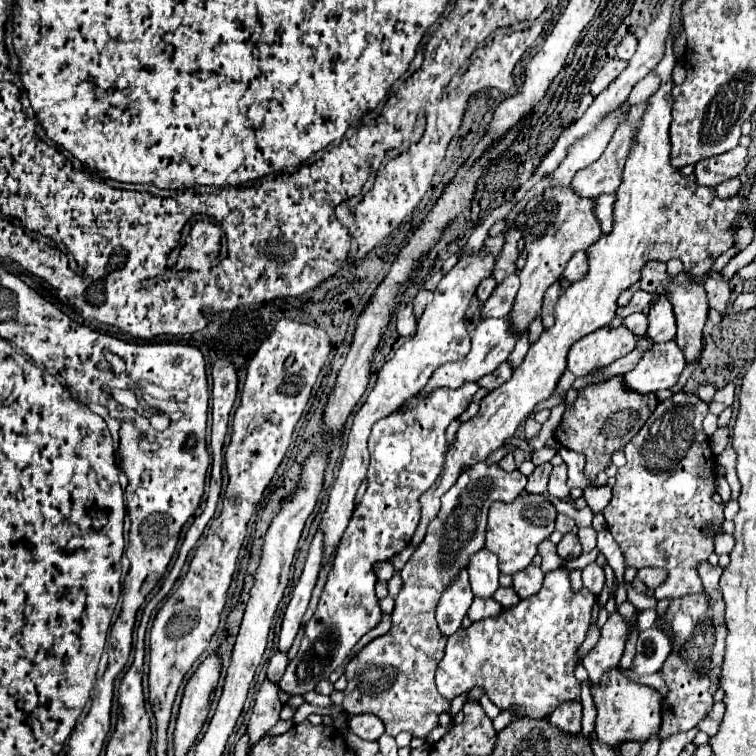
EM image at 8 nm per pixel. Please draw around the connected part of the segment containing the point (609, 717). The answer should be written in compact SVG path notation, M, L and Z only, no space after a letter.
M620 666L610 668L598 684L590 684L590 692L594 698L594 706L598 710L596 716L596 734L604 744L618 744L628 740L646 742L648 736L656 734L660 728L660 712L662 712L662 696L658 690L650 686L642 686L626 678Z

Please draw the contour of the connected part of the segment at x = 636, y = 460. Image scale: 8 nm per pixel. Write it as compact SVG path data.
M678 392L668 400L660 402L650 414L642 430L626 444L626 466L618 468L616 484L612 488L612 500L604 508L606 528L622 548L626 556L626 566L644 568L658 566L668 570L668 580L654 590L656 600L678 598L686 594L696 594L702 590L696 566L714 552L714 538L706 538L700 530L716 520L718 526L724 522L724 504L716 504L712 494L716 492L716 456L708 446L708 436L702 430L702 420L708 414L708 404L696 394Z

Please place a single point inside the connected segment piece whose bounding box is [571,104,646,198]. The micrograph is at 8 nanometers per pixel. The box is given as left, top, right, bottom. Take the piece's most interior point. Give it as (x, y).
(605, 175)

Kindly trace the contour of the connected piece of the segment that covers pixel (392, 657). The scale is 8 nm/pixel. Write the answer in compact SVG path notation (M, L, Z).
M484 462L474 464L466 472L460 474L458 482L442 496L442 508L438 516L430 522L428 532L422 540L422 544L416 548L412 558L406 562L406 566L400 570L400 576L404 580L404 586L400 594L396 596L396 604L392 610L392 628L388 634L374 638L370 644L366 644L354 658L348 658L344 664L346 670L346 680L348 686L344 690L344 710L348 714L364 714L370 712L378 716L384 726L386 734L396 736L400 732L412 732L412 736L426 738L426 734L438 724L438 716L442 712L450 710L450 702L442 698L436 690L434 684L434 672L438 662L444 656L444 646L446 646L446 636L438 630L434 608L438 602L438 596L442 596L442 588L450 584L454 578L454 572L466 568L466 560L470 554L478 552L478 548L484 546L484 530L486 530L486 516L488 508L492 502L512 502L520 496L520 492L526 486L526 476L520 470L514 472L504 472L500 466L486 466Z

